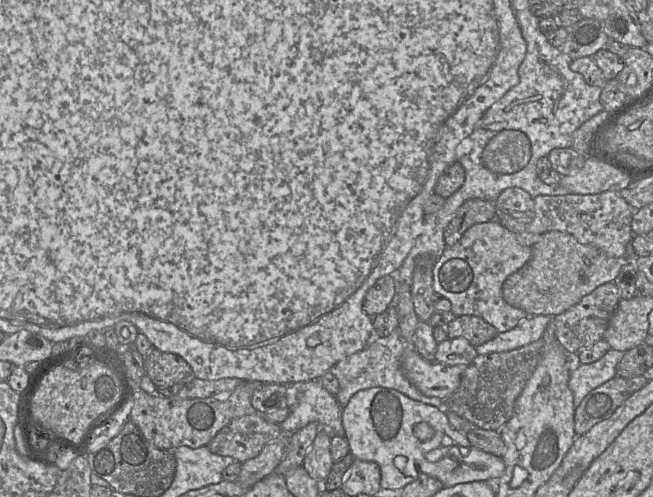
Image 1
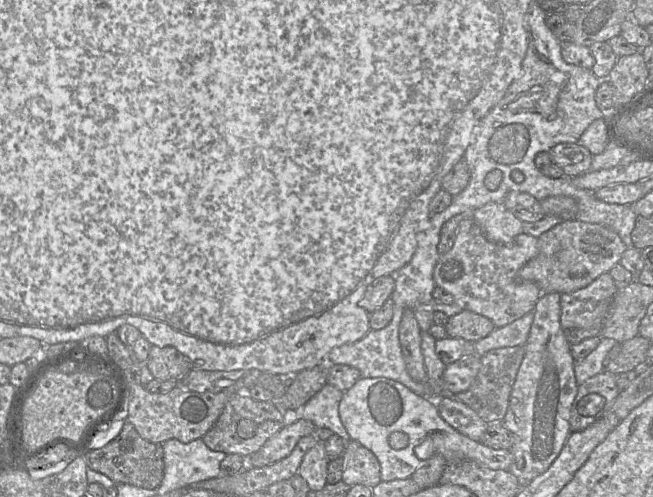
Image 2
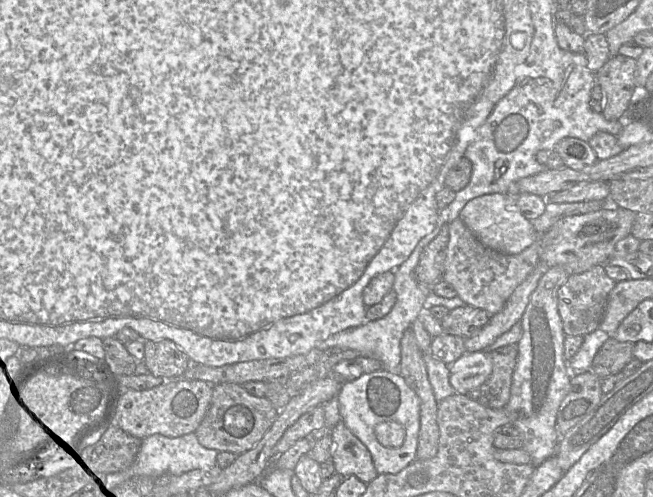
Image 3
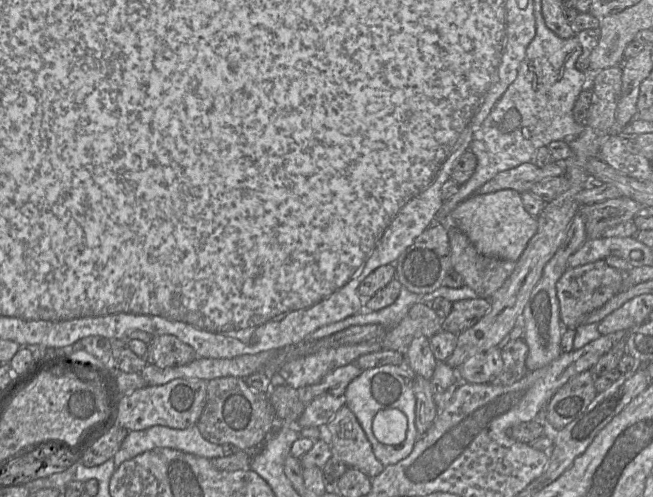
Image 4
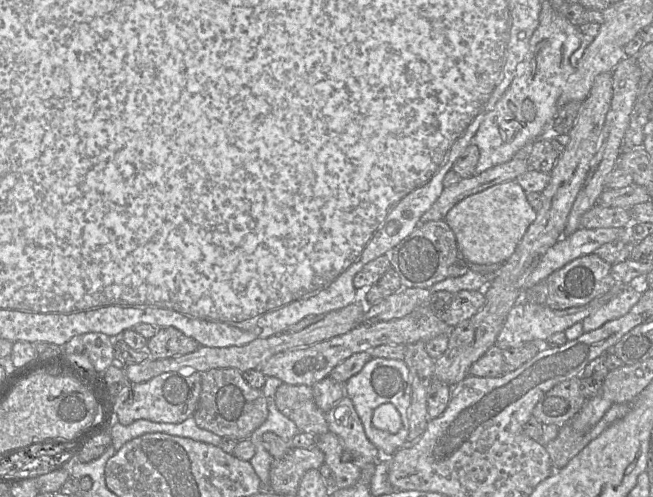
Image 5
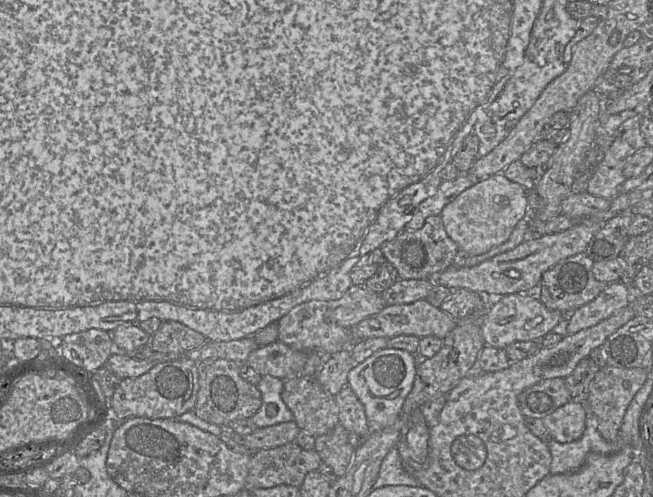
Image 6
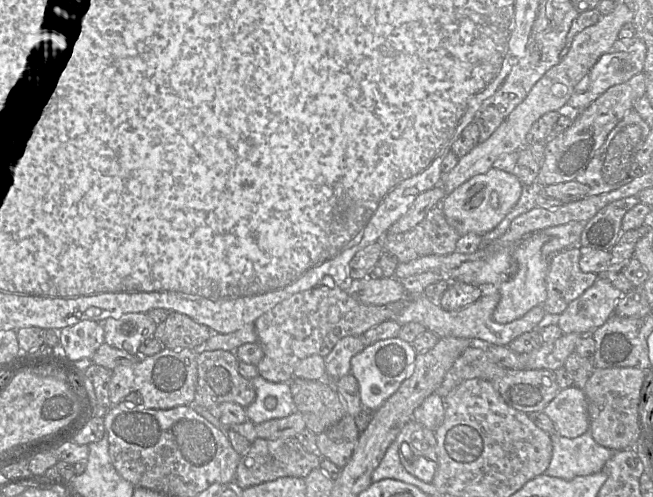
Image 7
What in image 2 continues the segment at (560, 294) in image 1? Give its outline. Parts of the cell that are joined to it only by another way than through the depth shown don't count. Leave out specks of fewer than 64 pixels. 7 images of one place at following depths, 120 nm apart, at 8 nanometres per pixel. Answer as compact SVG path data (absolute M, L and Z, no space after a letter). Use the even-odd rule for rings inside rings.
M579 219L557 224L538 238L538 254L518 272L520 281L534 282L542 293L570 293L588 286L601 274L620 263L627 249L619 235L608 226Z

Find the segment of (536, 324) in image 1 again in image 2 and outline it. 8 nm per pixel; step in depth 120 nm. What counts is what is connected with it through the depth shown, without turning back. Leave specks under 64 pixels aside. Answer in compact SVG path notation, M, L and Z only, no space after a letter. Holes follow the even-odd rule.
M532 311L501 328L495 328L488 336L474 343L475 354L482 357L493 349L524 346L528 340L533 320Z

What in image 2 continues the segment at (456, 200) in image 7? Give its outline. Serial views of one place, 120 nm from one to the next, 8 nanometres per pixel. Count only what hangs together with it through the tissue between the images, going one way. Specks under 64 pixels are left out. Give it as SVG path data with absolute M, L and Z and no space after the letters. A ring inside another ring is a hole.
M487 203L473 211L474 219L486 238L496 244L509 244L523 233L523 222L503 203Z

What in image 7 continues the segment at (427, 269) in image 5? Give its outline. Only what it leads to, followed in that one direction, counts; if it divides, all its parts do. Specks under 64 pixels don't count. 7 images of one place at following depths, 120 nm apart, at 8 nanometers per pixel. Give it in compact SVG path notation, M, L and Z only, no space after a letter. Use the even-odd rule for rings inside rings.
M441 206L431 209L425 218L412 229L401 233L386 233L382 240L383 251L395 255L400 263L426 255L448 255L456 251L460 233L447 221Z

